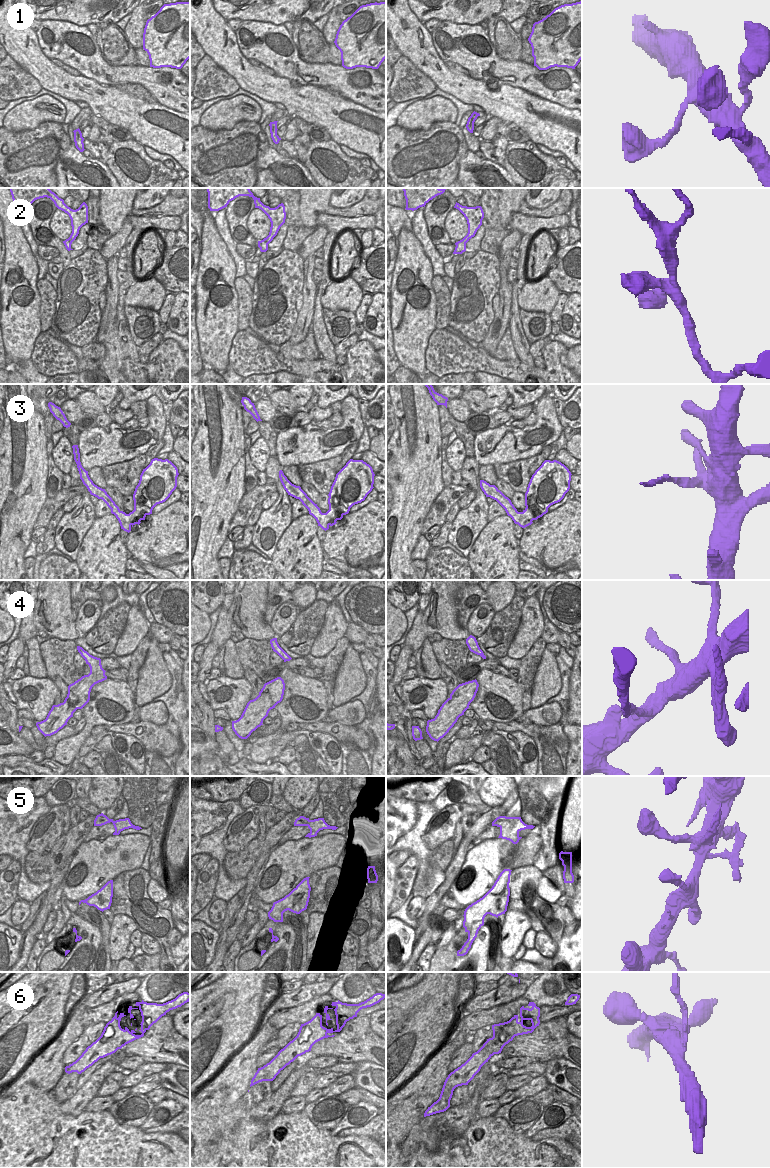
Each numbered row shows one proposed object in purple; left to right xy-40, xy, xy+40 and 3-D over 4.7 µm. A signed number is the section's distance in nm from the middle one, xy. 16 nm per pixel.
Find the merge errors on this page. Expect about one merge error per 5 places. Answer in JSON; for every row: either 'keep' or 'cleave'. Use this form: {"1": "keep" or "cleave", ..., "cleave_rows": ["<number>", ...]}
{"1": "keep", "2": "keep", "3": "cleave", "4": "keep", "5": "keep", "6": "cleave", "cleave_rows": ["3", "6"]}

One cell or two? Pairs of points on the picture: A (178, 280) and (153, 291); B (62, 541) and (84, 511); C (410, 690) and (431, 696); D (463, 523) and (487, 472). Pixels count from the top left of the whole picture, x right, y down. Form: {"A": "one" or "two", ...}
{"A": "two", "B": "one", "C": "one", "D": "two"}

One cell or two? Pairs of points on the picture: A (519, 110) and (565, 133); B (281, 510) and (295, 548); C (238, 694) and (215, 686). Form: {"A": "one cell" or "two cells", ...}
{"A": "one cell", "B": "two cells", "C": "one cell"}

